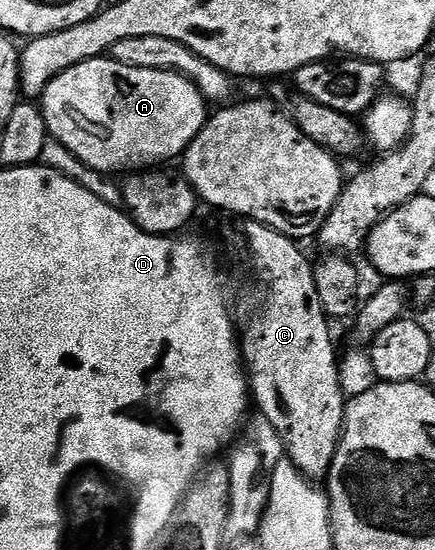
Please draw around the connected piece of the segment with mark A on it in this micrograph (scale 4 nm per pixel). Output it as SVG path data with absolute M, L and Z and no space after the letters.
M102 57L100 59L88 59L79 65L75 65L71 69L67 69L63 73L59 73L59 77L55 77L47 85L45 94L40 96L39 106L41 112L45 115L45 123L49 127L49 134L56 142L61 143L67 149L71 149L71 153L75 153L75 157L79 157L89 167L93 167L102 173L114 173L113 171L125 171L124 173L137 173L142 169L153 169L158 165L165 165L168 159L184 156L186 149L191 145L191 141L195 141L195 137L203 129L207 118L207 100L201 91L189 78L185 75L179 75L175 71L160 71L159 69L151 69L150 67L132 67L131 65L123 65L119 61L115 61L111 57Z

